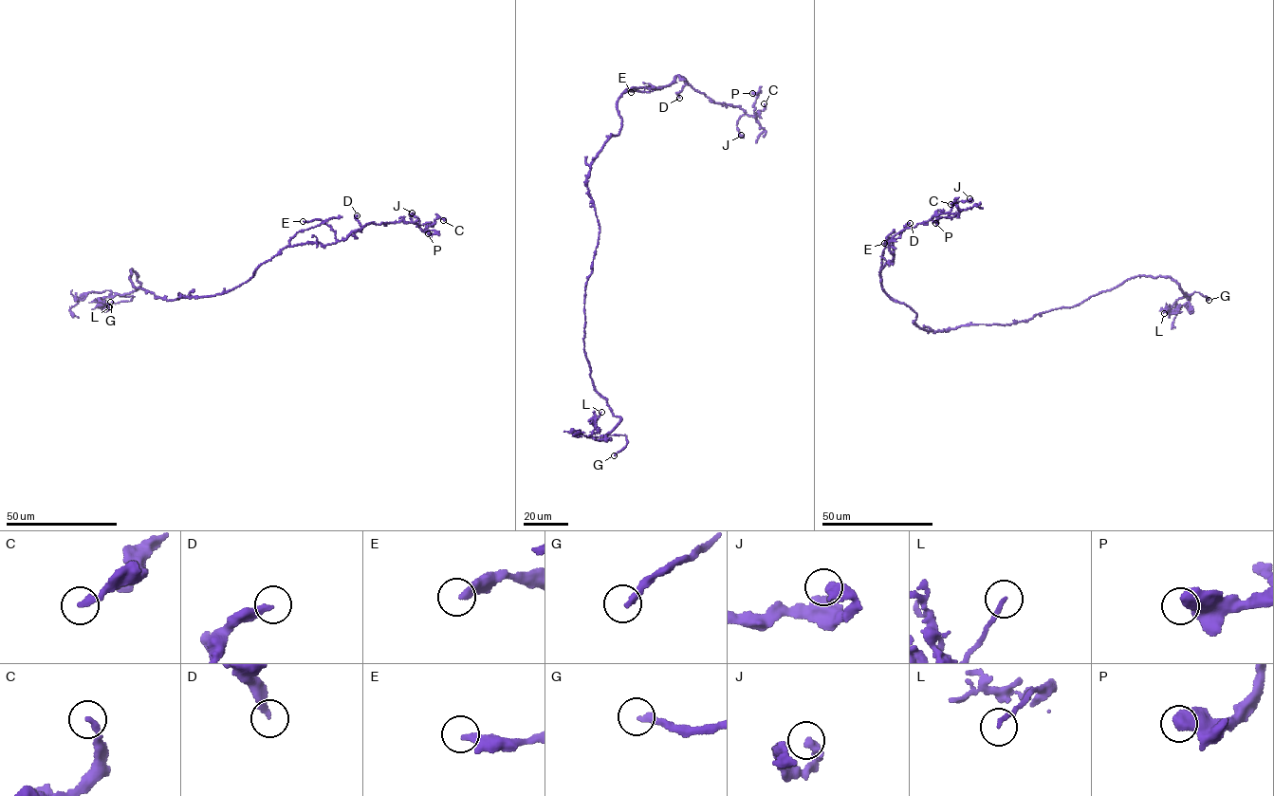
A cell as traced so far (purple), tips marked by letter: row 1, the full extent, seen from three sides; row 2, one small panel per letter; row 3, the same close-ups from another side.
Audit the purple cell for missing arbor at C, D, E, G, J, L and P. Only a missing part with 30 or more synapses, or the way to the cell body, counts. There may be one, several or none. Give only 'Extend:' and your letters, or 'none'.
Extend: G

